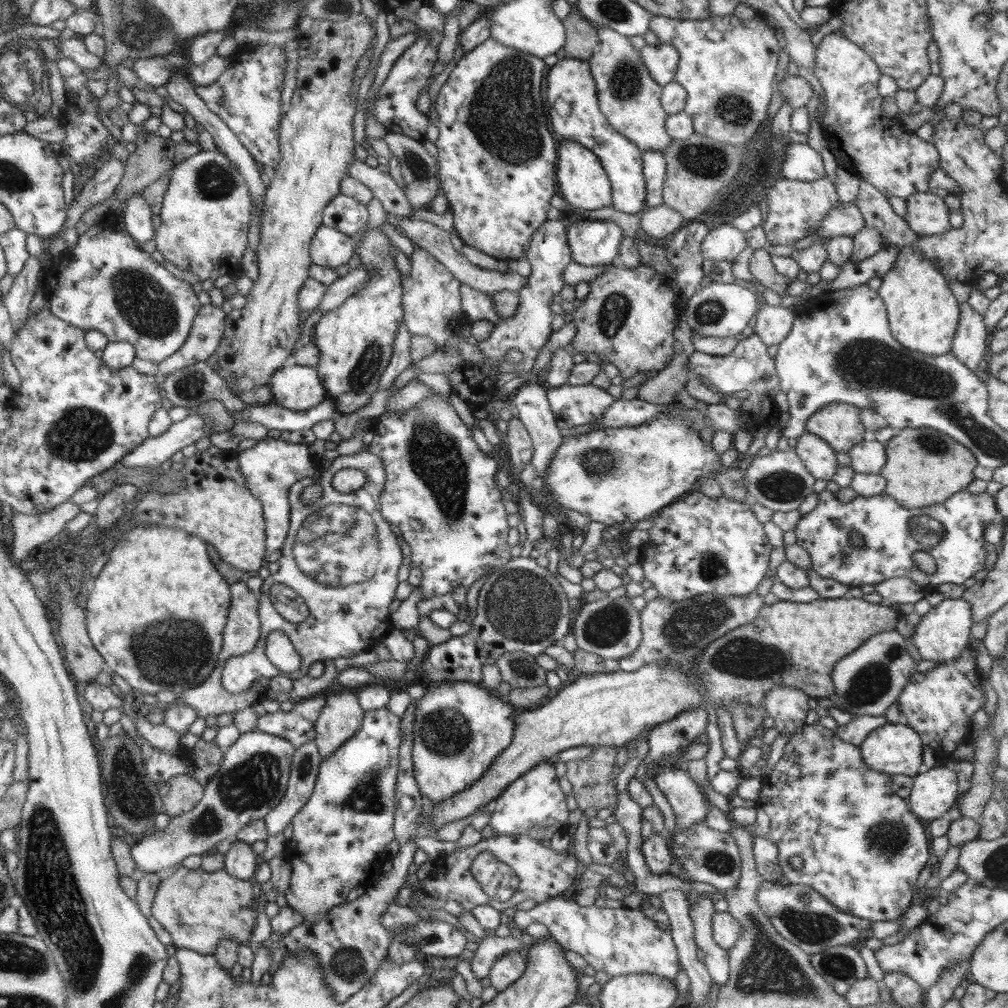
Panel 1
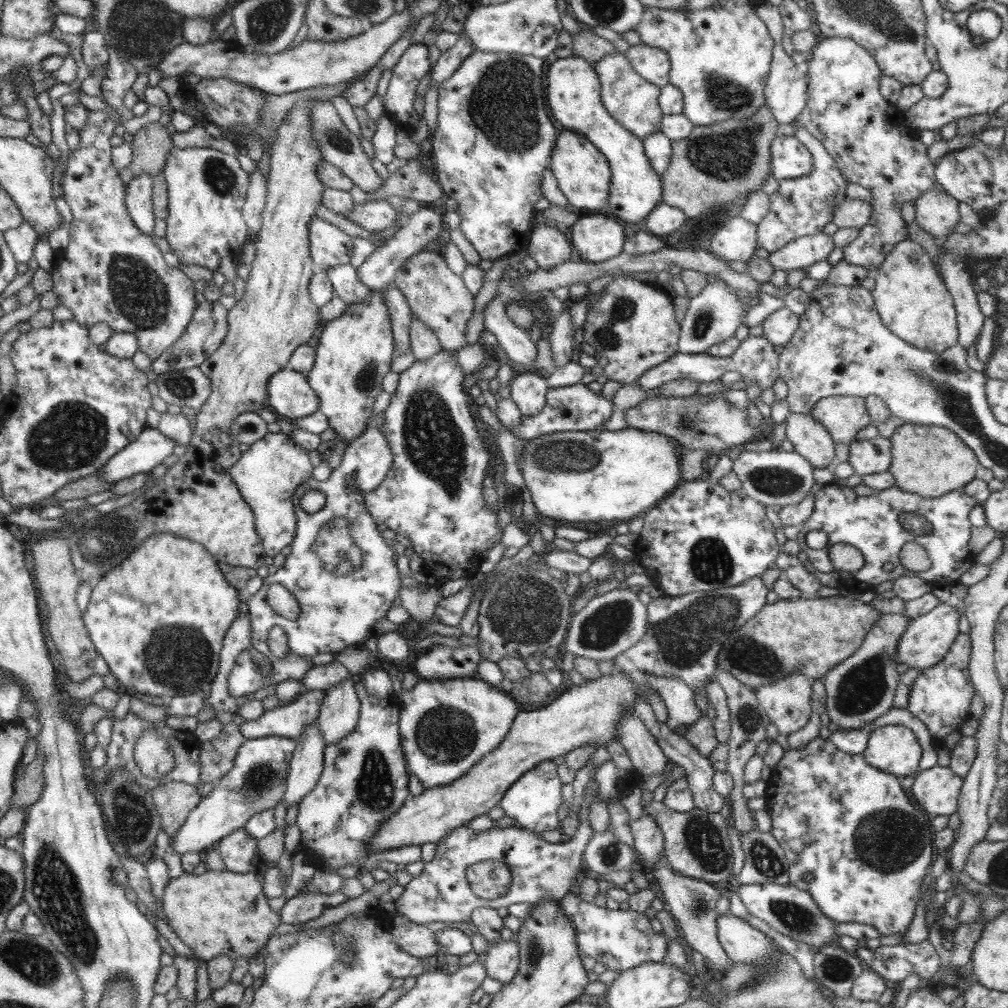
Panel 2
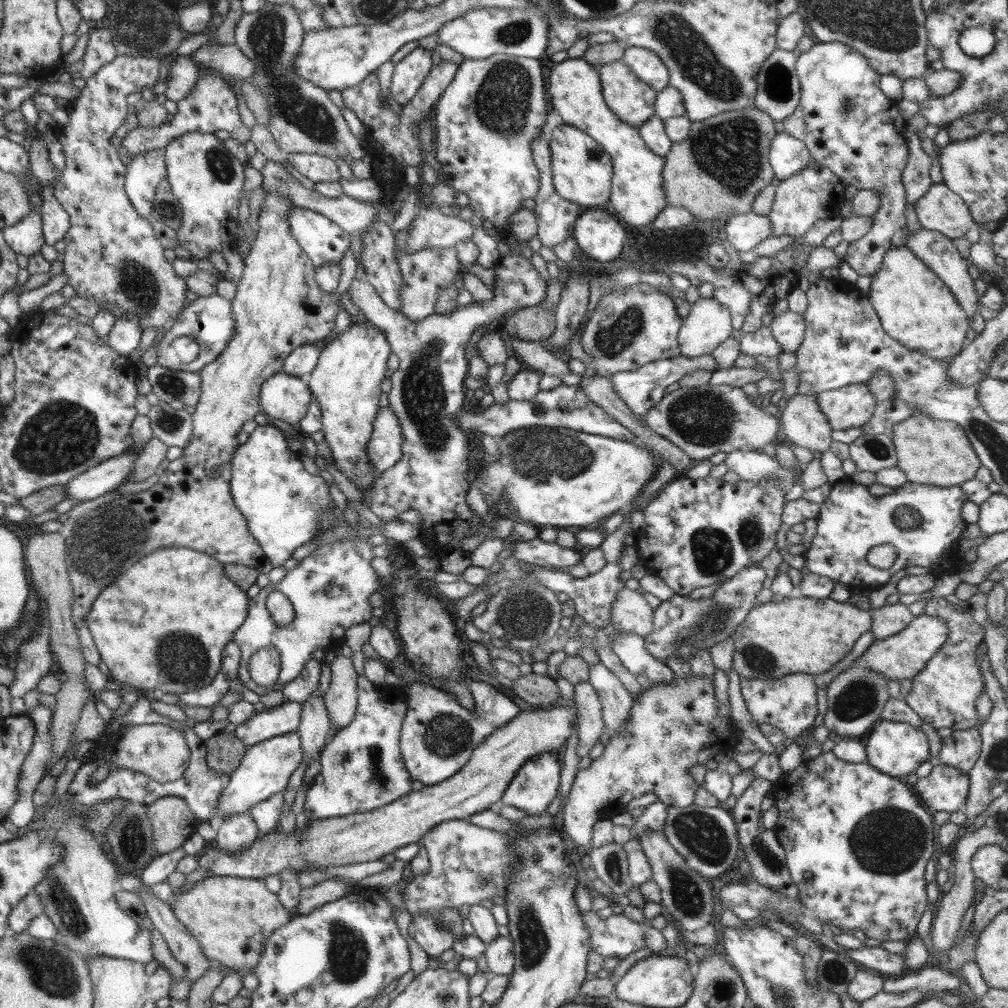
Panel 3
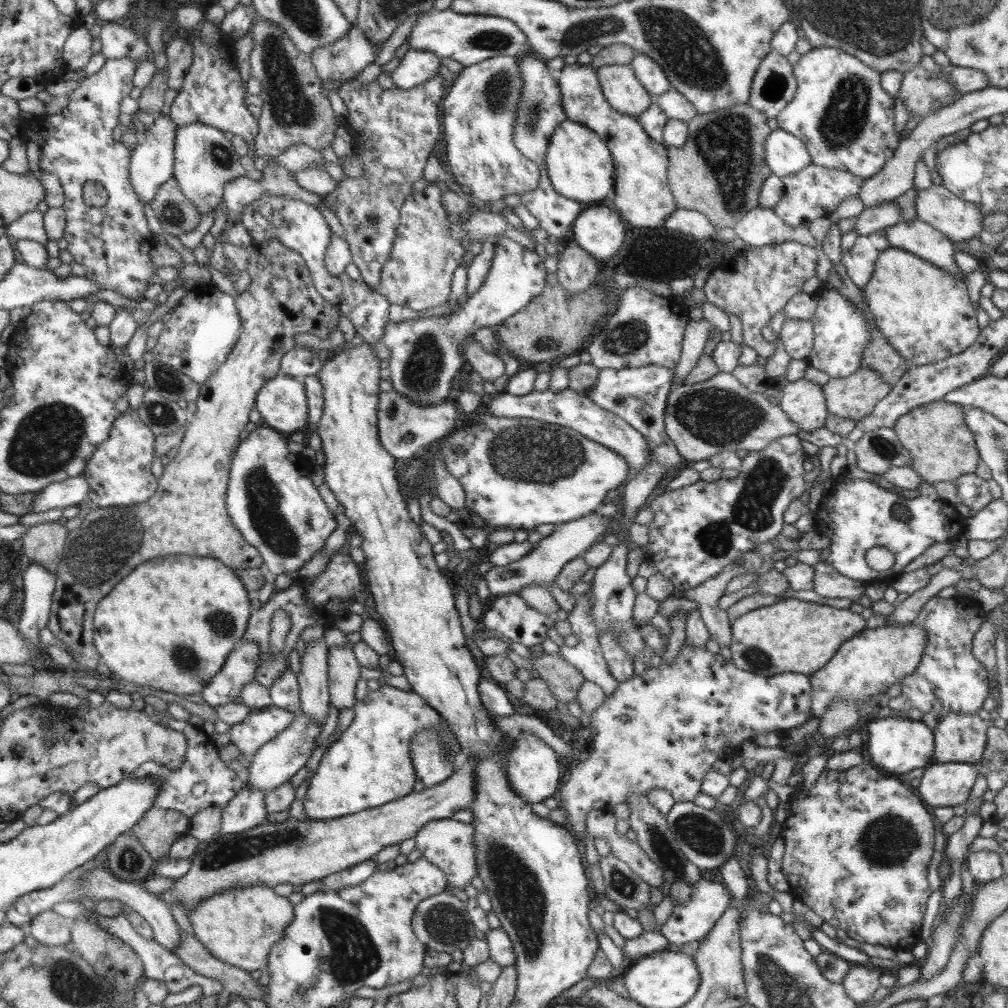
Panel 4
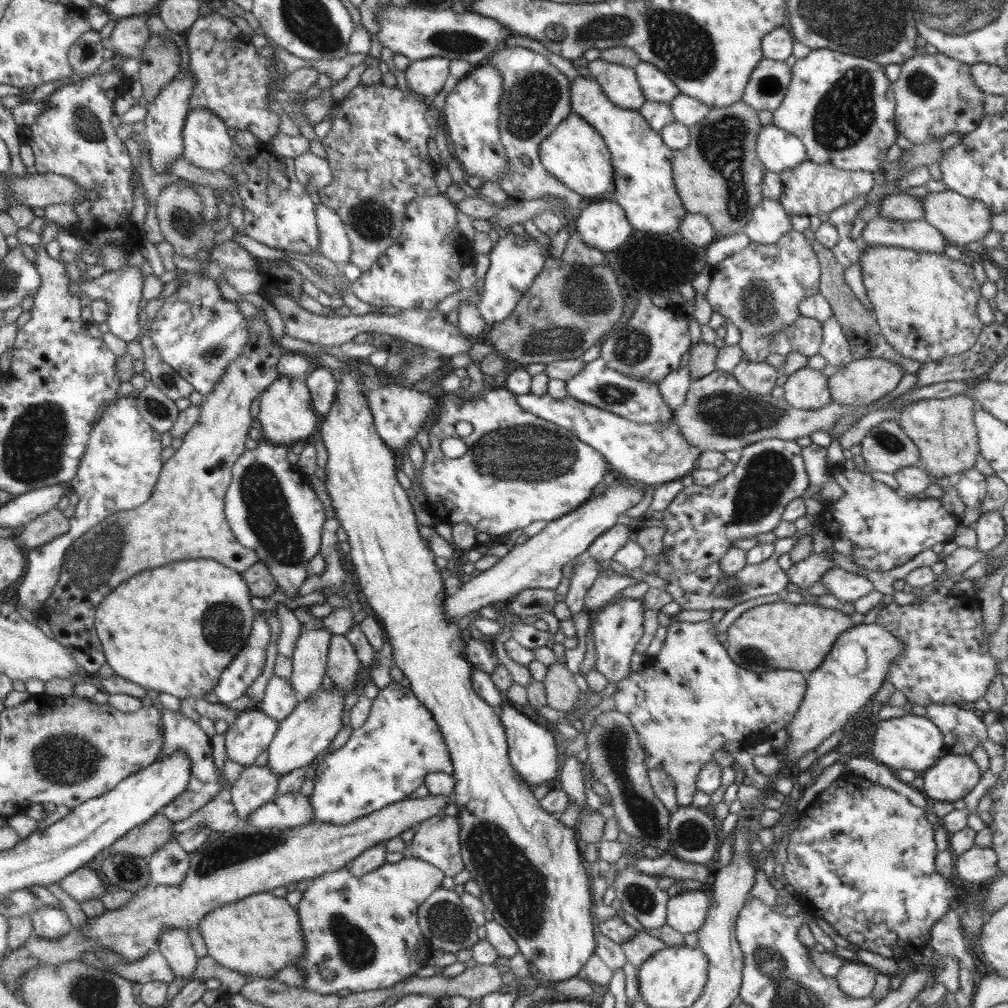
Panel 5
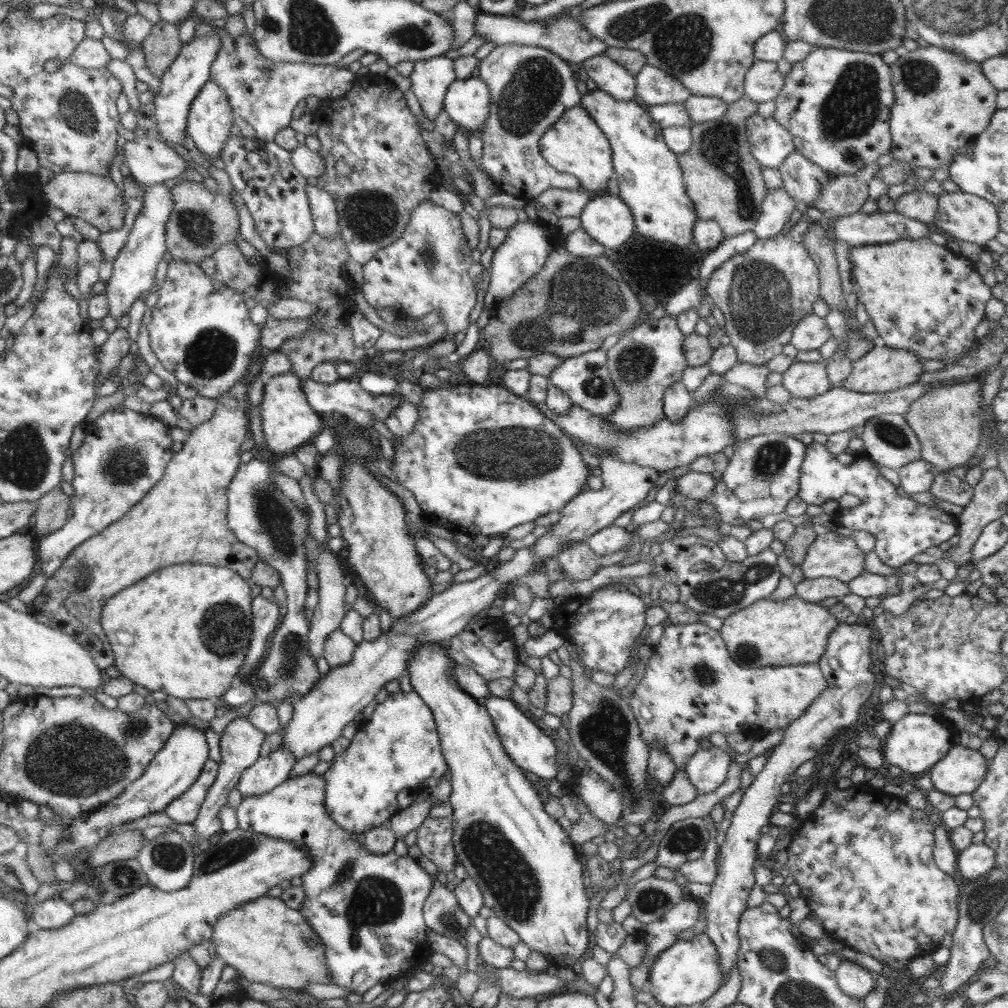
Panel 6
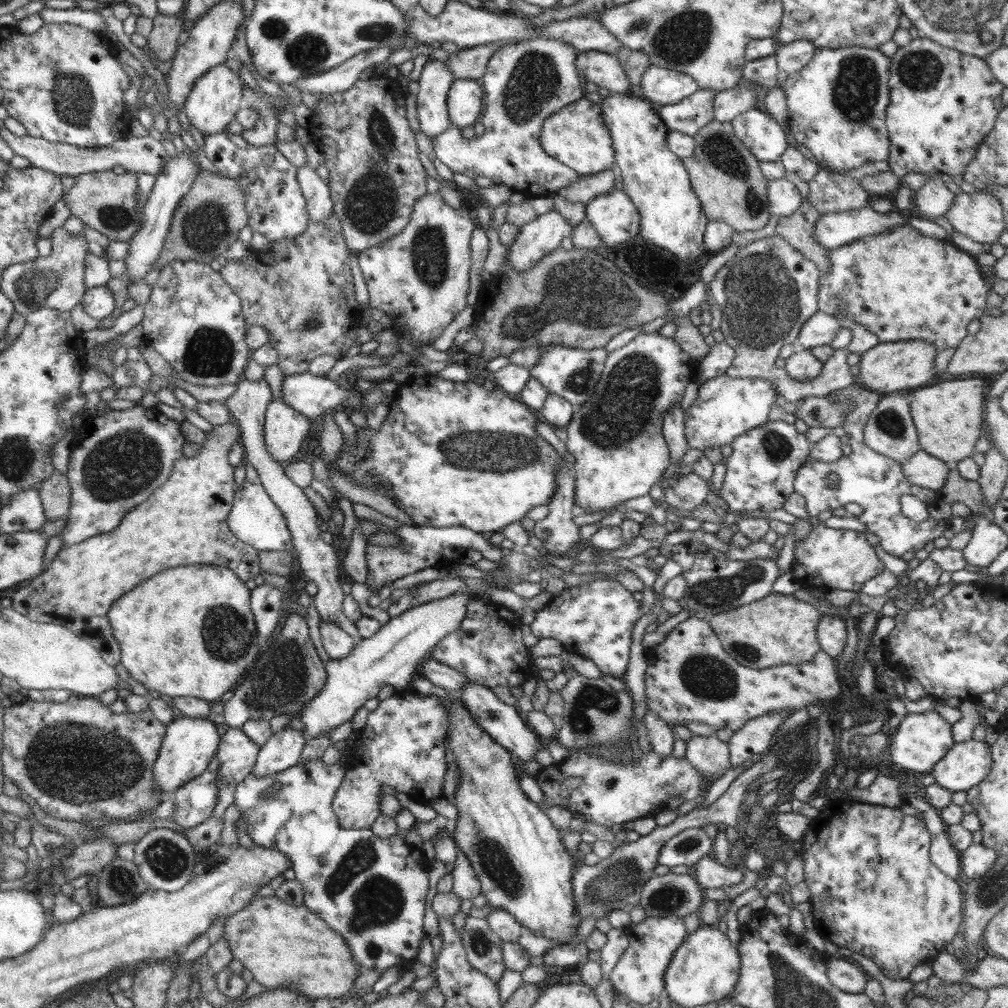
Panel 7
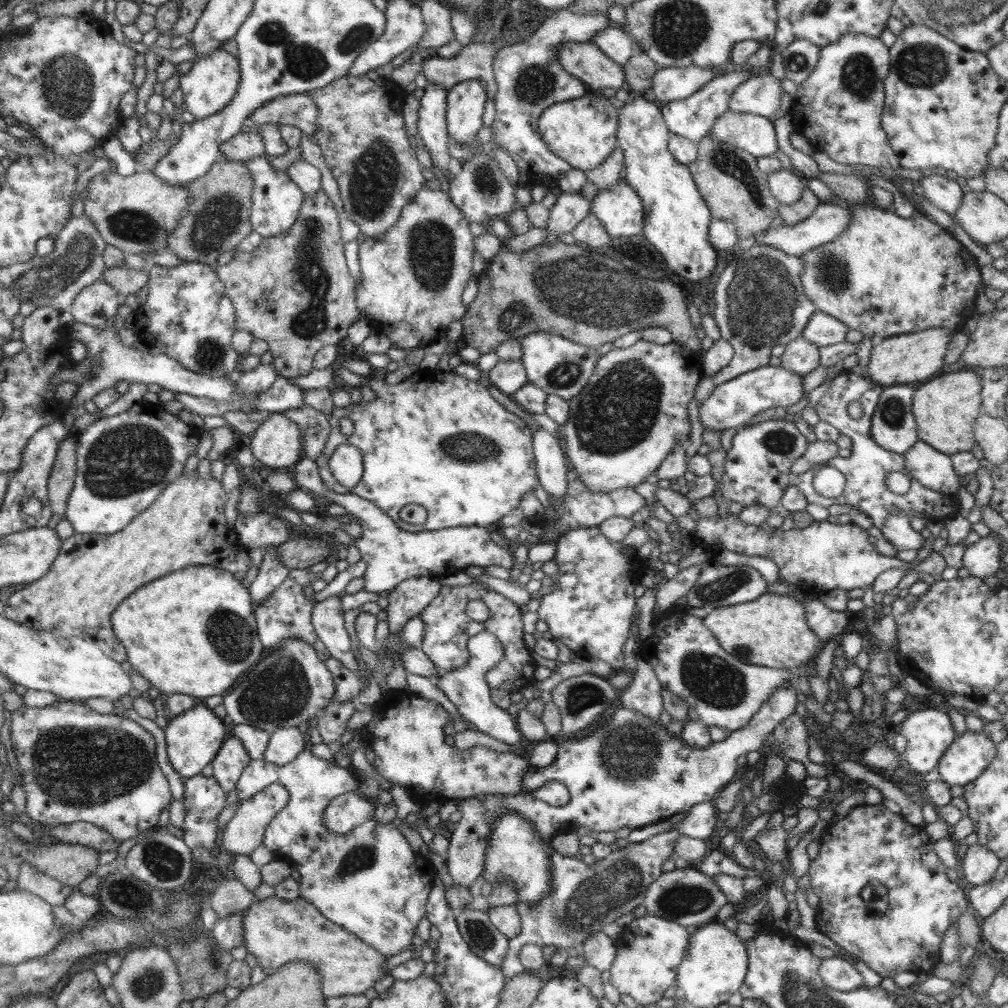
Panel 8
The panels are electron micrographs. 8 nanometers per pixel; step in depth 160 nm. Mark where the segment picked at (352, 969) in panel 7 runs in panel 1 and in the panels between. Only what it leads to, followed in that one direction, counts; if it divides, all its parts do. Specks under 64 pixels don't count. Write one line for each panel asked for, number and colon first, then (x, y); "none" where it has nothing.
1: (198, 908)
2: (216, 913)
3: (231, 917)
4: (239, 926)
5: (258, 935)
6: (265, 941)

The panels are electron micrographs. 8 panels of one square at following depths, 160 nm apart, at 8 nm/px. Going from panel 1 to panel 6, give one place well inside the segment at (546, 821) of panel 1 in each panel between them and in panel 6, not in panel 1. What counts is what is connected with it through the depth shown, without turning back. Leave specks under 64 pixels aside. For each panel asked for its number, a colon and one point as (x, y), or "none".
2: (533, 800)
3: (535, 784)
4: (533, 769)
5: (532, 752)
6: (527, 745)

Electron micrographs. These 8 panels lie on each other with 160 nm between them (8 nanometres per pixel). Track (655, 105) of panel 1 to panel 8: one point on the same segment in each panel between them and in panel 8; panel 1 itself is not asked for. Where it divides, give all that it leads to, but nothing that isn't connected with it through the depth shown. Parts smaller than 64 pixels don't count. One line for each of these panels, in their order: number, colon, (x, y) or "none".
2: (631, 100)
3: (632, 100)
4: (623, 91)
5: (619, 83)
6: (610, 77)
7: (603, 69)
8: (584, 61)

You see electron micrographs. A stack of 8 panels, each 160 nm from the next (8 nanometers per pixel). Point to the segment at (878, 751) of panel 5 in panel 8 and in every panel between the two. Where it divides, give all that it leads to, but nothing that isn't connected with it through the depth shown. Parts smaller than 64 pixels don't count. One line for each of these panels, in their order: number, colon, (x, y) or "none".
6: (917, 741)
7: (921, 740)
8: (929, 732)

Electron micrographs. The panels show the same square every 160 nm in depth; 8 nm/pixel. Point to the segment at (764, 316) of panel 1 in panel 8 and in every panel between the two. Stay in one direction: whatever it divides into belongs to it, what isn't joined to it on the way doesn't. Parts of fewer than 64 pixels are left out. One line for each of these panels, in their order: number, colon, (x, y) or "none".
2: (779, 326)
3: (788, 329)
4: (797, 336)
5: (805, 334)
6: (811, 332)
7: (819, 330)
8: (823, 330)

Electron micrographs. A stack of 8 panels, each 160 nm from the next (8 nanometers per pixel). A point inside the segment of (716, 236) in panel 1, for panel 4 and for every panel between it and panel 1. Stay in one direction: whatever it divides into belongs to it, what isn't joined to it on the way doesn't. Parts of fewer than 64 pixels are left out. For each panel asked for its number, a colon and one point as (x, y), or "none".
2: (737, 240)
3: (744, 231)
4: (761, 226)

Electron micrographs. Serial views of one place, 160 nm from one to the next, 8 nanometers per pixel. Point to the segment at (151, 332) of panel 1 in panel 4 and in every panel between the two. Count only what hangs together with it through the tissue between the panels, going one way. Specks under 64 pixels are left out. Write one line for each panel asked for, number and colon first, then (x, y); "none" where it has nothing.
2: (111, 272)
3: (111, 254)
4: (113, 242)

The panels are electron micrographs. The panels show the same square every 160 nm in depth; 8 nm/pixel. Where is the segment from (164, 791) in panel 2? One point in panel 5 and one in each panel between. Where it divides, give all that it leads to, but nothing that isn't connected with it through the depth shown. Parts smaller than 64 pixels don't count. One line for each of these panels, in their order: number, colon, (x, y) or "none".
3: (172, 822)
4: (158, 828)
5: (142, 841)

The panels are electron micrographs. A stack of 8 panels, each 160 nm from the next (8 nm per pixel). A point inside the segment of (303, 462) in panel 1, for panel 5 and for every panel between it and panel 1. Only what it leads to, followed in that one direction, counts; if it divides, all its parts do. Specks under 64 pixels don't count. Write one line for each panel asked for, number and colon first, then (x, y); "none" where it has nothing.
2: (267, 474)
3: (280, 500)
4: (271, 499)
5: (271, 508)

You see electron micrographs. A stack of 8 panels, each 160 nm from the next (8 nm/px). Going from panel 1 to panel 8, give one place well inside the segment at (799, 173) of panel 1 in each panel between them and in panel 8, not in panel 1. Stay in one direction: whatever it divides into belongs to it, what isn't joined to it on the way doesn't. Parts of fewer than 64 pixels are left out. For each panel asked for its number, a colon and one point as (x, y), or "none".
2: (789, 158)
3: (787, 155)
4: (785, 154)
5: (778, 150)
6: (770, 143)
7: (760, 133)
8: (755, 134)

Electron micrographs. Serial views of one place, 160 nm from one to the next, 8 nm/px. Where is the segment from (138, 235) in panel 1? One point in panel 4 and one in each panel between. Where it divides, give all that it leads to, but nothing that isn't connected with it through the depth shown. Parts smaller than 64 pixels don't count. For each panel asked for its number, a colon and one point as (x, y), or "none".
2: (138, 194)
3: (144, 172)
4: (151, 165)

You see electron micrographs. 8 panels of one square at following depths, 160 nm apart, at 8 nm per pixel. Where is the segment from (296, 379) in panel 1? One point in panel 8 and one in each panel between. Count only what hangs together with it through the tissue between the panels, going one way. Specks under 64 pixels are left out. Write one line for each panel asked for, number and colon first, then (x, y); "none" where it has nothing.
2: (288, 393)
3: (283, 396)
4: (282, 402)
5: (286, 416)
6: (288, 421)
7: (285, 428)
8: (276, 443)

